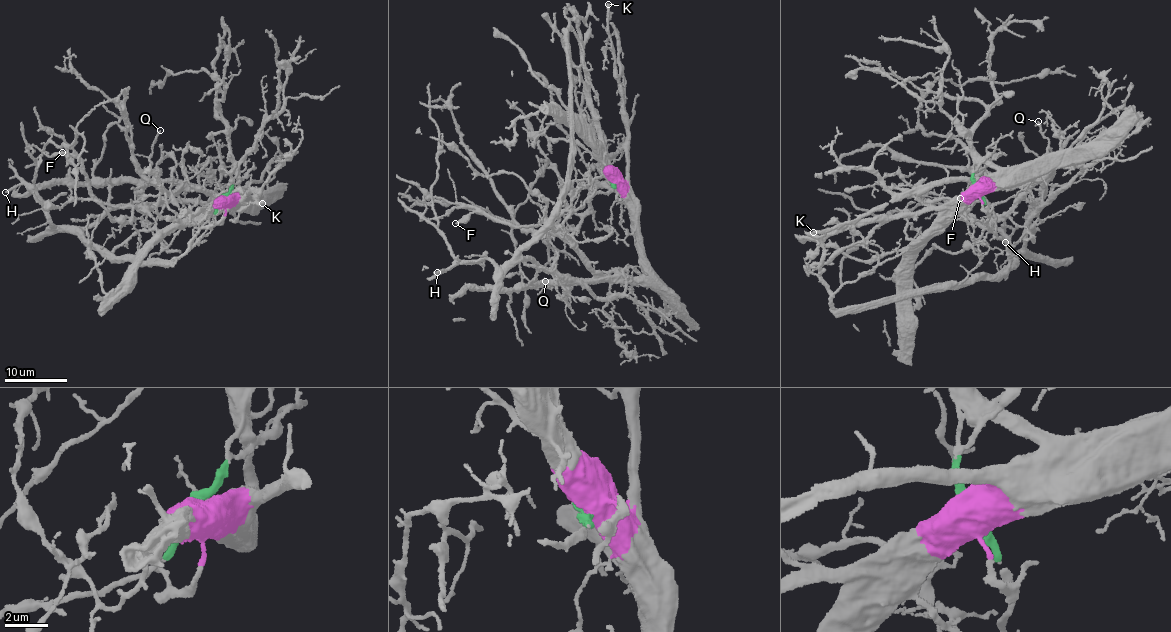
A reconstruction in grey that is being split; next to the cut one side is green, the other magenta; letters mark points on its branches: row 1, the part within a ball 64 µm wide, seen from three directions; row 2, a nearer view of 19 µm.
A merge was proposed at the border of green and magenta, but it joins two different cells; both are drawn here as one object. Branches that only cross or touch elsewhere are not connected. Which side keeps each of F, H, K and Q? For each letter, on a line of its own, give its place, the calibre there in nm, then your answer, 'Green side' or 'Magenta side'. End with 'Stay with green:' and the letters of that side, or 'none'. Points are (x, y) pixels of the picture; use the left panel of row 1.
F: Place: (62, 152). Thickness 320 nm. Magenta side
H: Place: (5, 192). Thickness 260 nm. Green side
K: Place: (262, 203). Thickness 360 nm. Magenta side
Q: Place: (160, 130). Thickness 220 nm. Green side
Stay with green: H, Q

